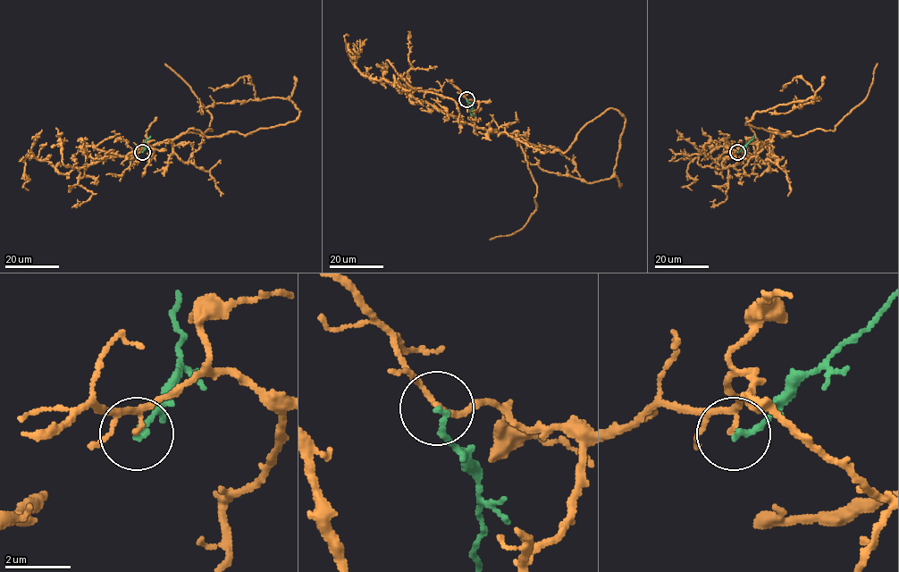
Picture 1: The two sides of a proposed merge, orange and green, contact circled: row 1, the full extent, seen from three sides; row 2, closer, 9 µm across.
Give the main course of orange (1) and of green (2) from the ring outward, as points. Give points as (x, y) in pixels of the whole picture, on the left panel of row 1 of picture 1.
1: (142, 152), (191, 129), (245, 134), (300, 112), (288, 97), (200, 113)
2: (142, 152), (150, 136)

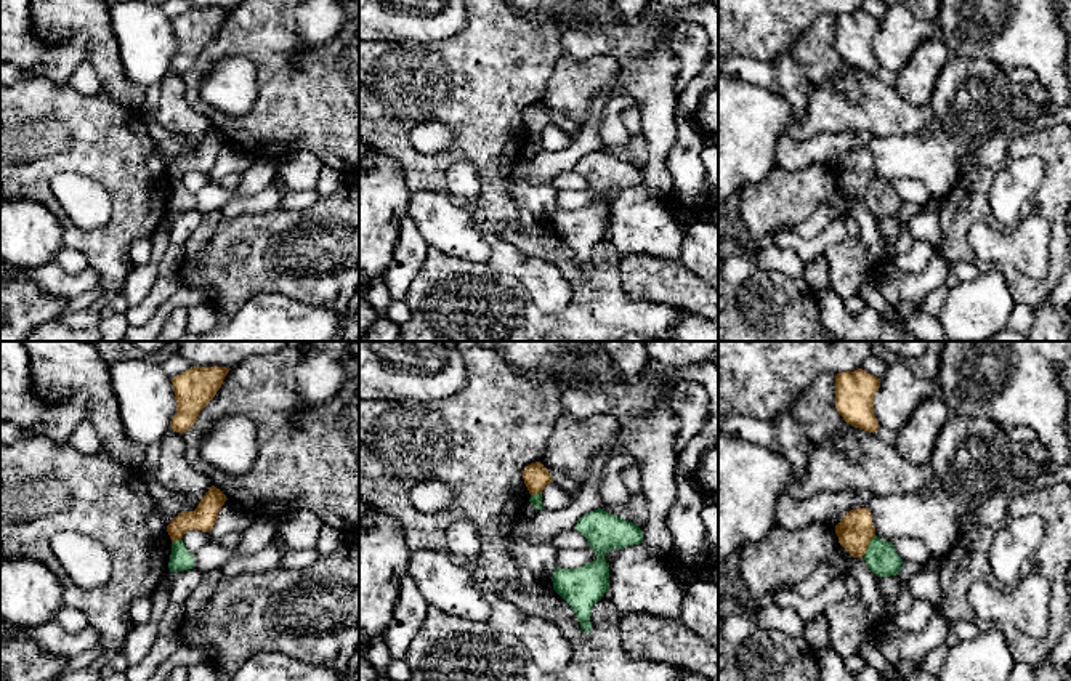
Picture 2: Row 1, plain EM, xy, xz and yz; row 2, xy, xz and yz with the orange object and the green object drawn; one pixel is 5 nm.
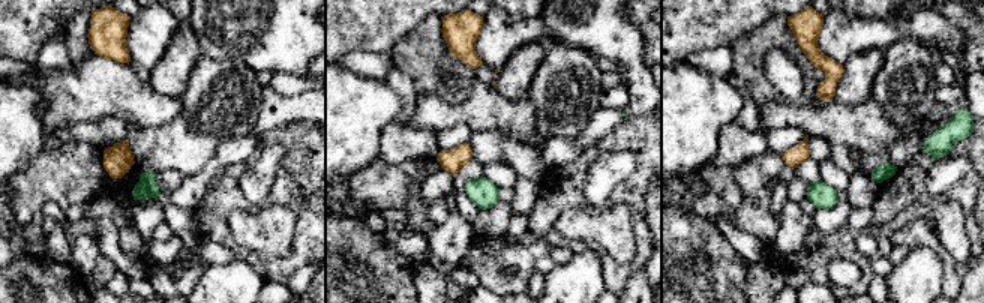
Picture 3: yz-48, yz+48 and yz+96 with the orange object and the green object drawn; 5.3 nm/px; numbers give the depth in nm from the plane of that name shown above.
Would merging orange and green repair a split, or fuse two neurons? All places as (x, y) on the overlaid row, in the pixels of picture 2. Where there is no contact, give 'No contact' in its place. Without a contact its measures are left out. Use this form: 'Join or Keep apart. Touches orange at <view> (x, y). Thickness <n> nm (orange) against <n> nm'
Keep apart. Touches orange at yz (868, 545). Thickness 180 nm (orange) against 160 nm

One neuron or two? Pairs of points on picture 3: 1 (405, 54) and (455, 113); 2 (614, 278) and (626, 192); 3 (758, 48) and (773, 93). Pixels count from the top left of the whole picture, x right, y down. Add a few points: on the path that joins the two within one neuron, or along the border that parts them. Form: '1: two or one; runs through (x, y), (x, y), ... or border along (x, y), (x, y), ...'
1: two; border along (473, 81), (459, 102), (417, 93)
2: one; runs through (636, 261), (642, 255), (642, 231), (638, 215)
3: one; runs through (756, 60), (756, 78), (761, 83)

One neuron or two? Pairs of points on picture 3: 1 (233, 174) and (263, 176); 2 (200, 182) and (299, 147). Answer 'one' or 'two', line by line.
1: two
2: two

